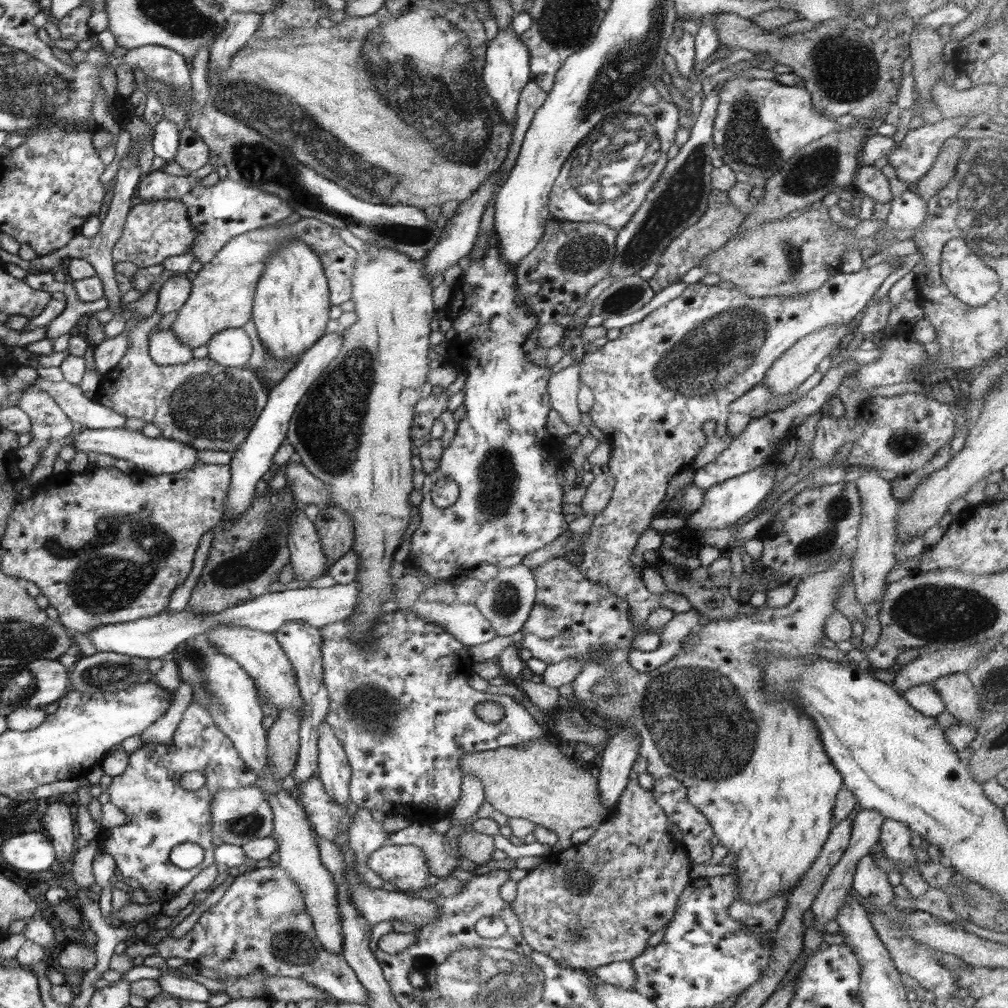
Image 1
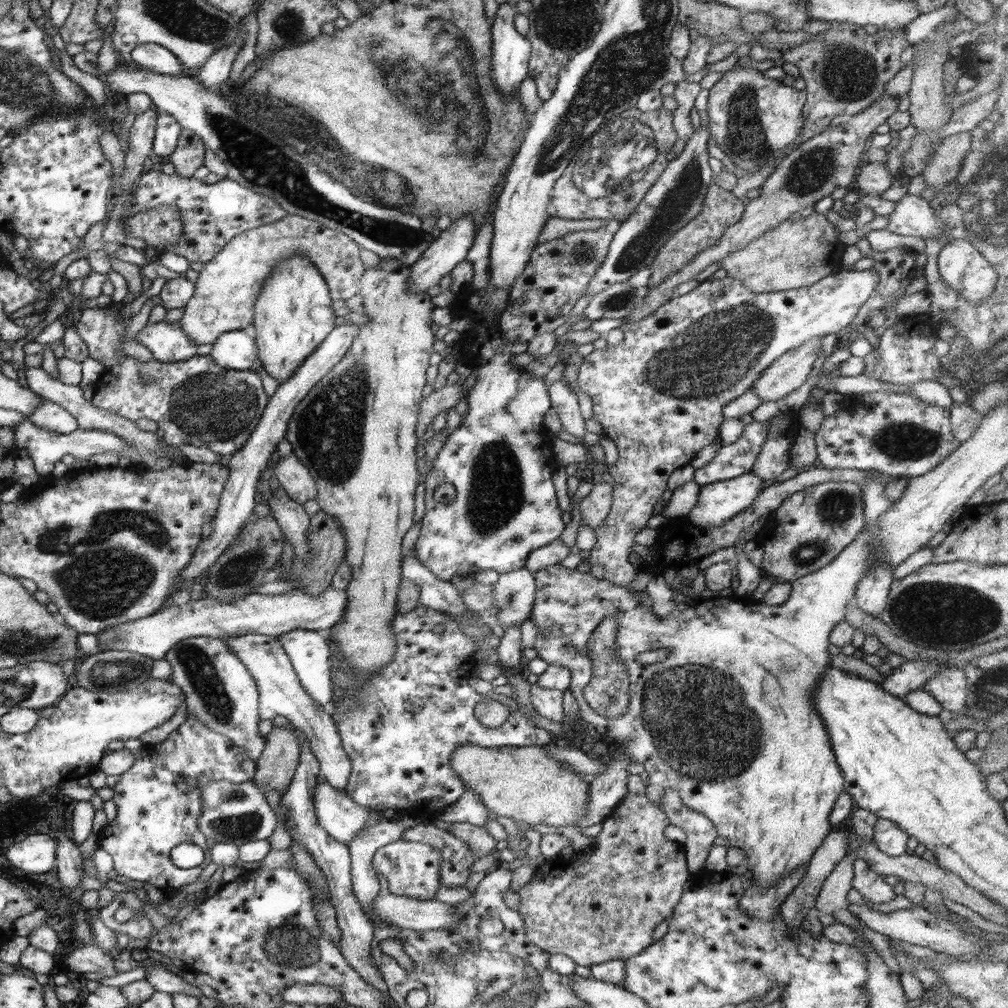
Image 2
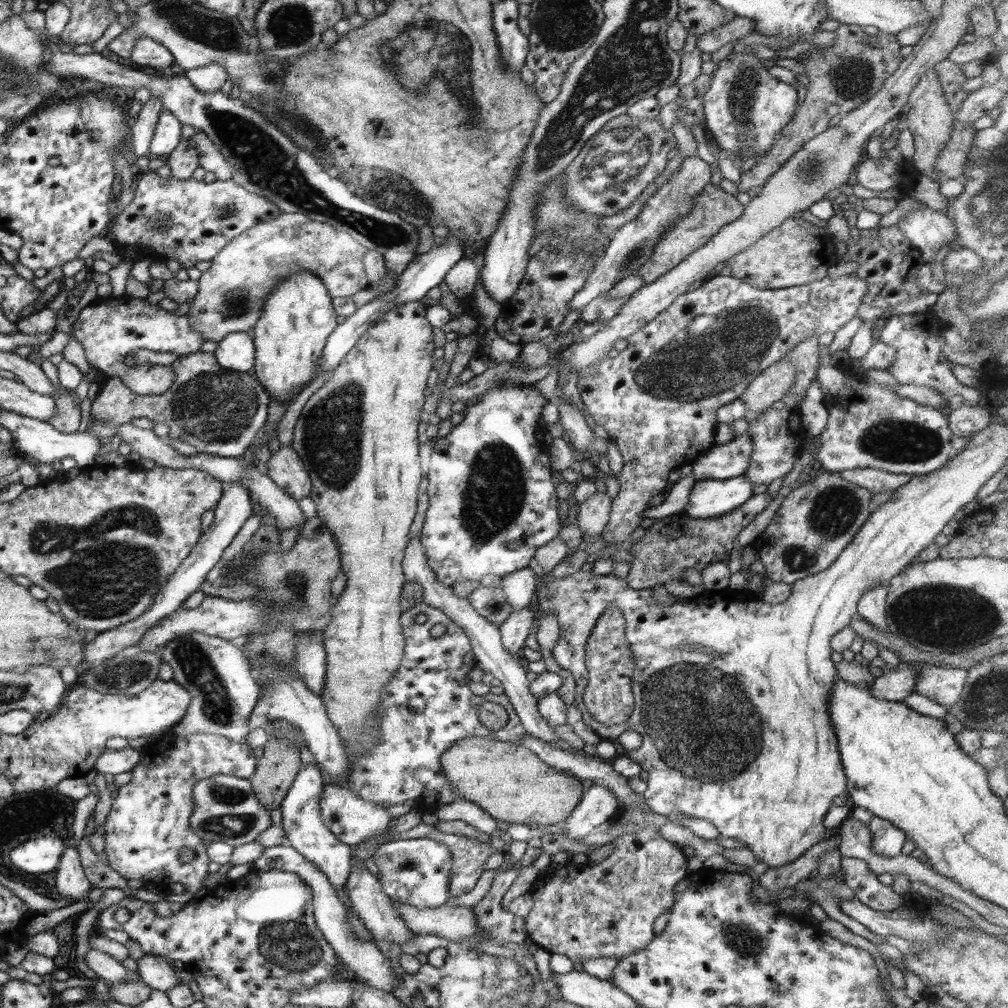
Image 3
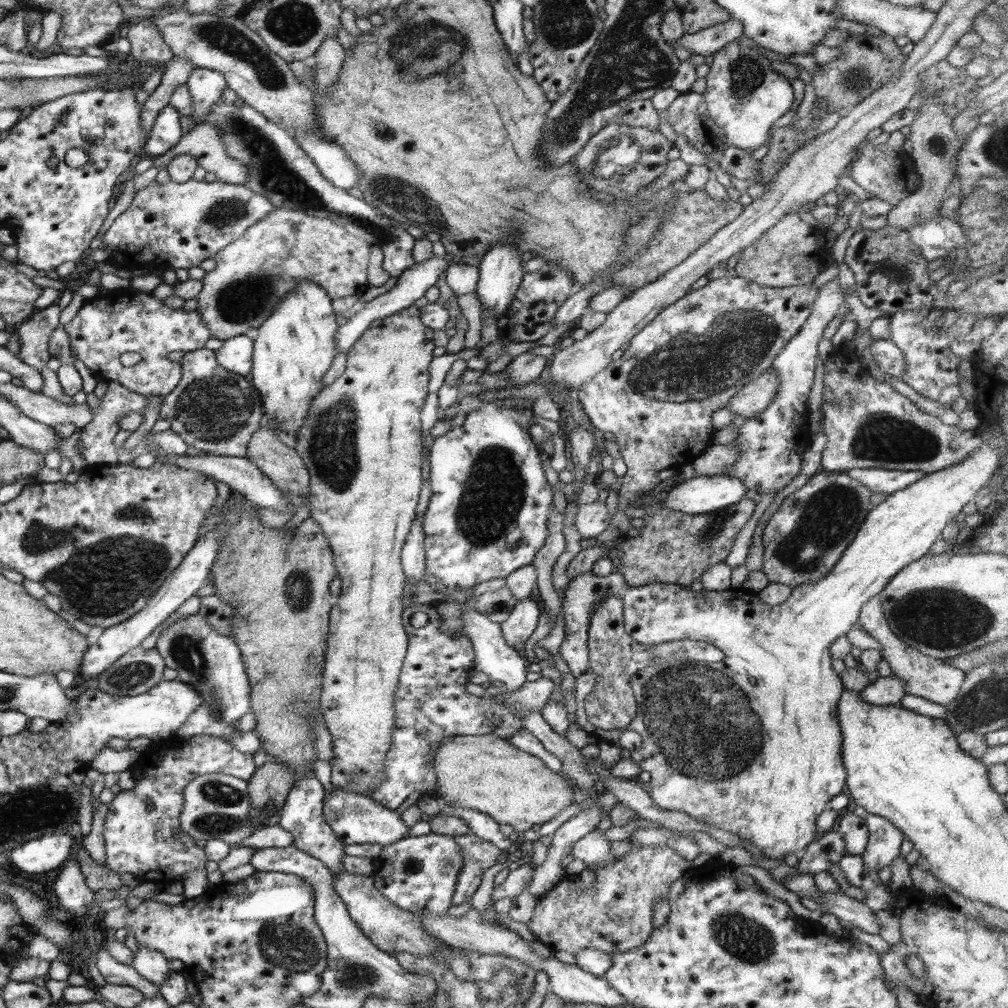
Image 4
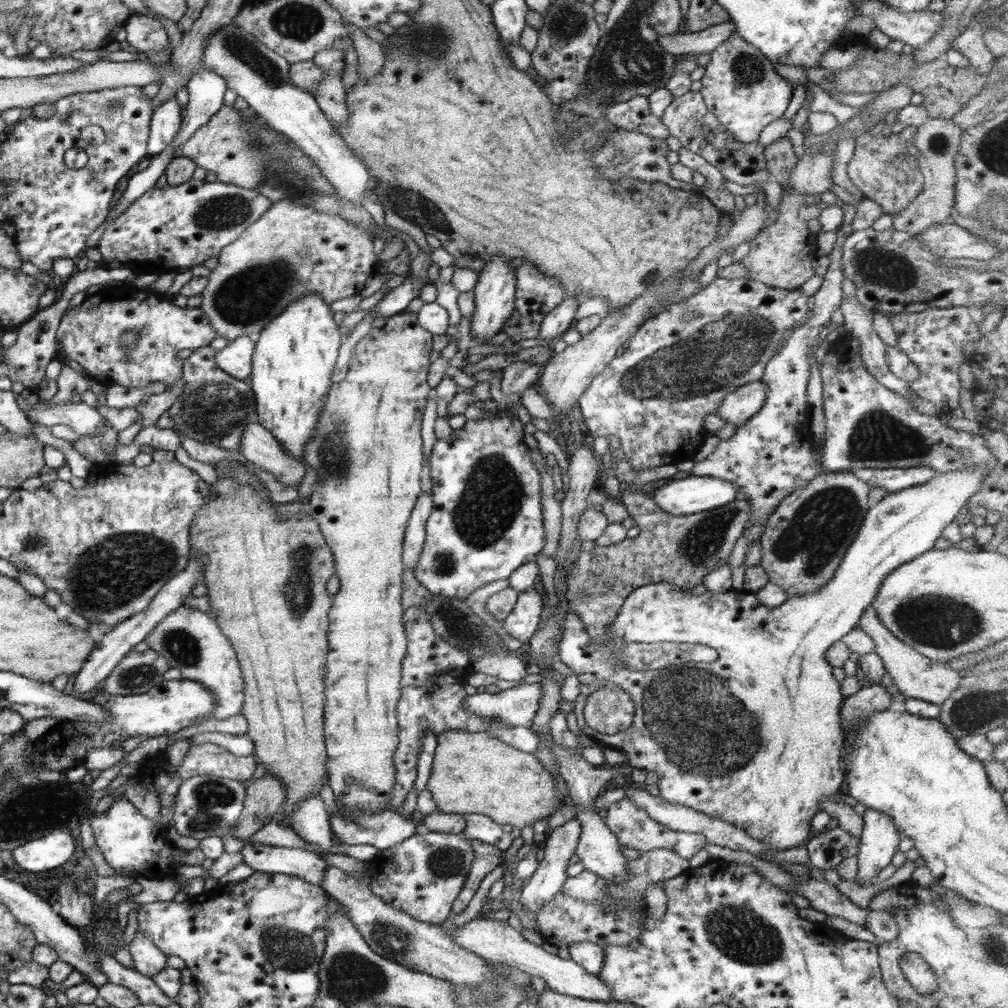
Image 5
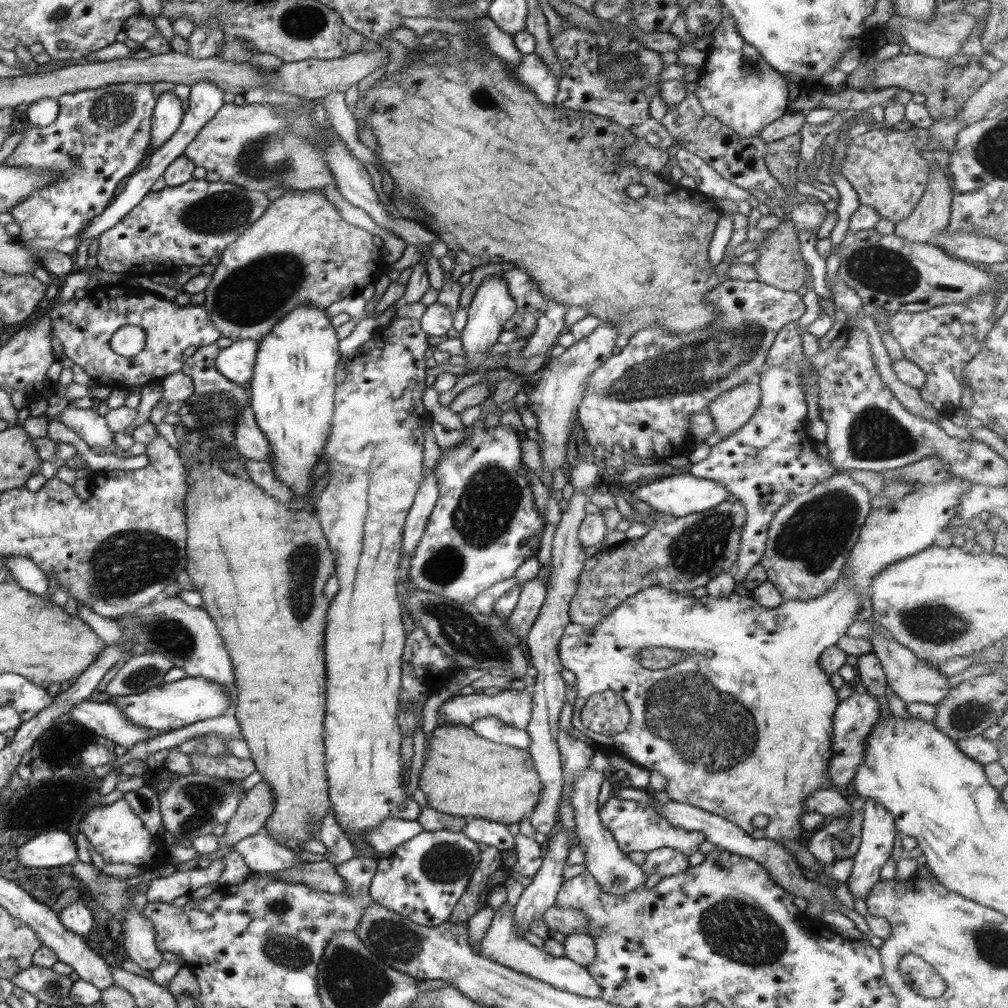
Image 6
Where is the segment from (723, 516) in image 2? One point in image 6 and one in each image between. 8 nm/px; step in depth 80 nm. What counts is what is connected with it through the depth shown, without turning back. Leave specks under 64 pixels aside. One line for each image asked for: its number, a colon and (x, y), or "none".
3: (710, 498)
4: (700, 494)
5: (690, 495)
6: (679, 495)

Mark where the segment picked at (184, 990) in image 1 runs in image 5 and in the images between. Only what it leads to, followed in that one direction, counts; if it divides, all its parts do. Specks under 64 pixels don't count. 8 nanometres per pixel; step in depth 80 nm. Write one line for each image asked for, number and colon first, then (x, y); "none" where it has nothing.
2: (164, 981)
3: (153, 970)
4: (153, 966)
5: (149, 960)

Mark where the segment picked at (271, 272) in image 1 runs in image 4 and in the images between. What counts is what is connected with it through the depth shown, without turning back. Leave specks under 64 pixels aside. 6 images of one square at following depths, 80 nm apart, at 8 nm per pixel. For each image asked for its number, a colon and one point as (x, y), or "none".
2: (293, 315)
3: (298, 316)
4: (293, 348)

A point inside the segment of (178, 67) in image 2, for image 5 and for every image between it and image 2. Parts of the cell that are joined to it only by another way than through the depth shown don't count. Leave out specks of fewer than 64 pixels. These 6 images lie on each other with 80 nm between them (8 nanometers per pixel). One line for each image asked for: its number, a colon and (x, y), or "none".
3: (147, 52)
4: (147, 41)
5: (145, 33)

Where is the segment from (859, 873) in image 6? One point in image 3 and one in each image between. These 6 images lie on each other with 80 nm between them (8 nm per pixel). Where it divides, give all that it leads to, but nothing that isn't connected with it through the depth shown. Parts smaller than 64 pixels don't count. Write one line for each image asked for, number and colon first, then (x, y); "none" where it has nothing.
3: (887, 840)
4: (884, 840)
5: (879, 839)

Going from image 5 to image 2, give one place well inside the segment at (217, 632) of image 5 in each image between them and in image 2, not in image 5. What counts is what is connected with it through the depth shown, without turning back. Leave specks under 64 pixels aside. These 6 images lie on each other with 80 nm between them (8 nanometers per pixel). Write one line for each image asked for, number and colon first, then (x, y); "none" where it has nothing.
2: (219, 690)
3: (224, 689)
4: (211, 664)

